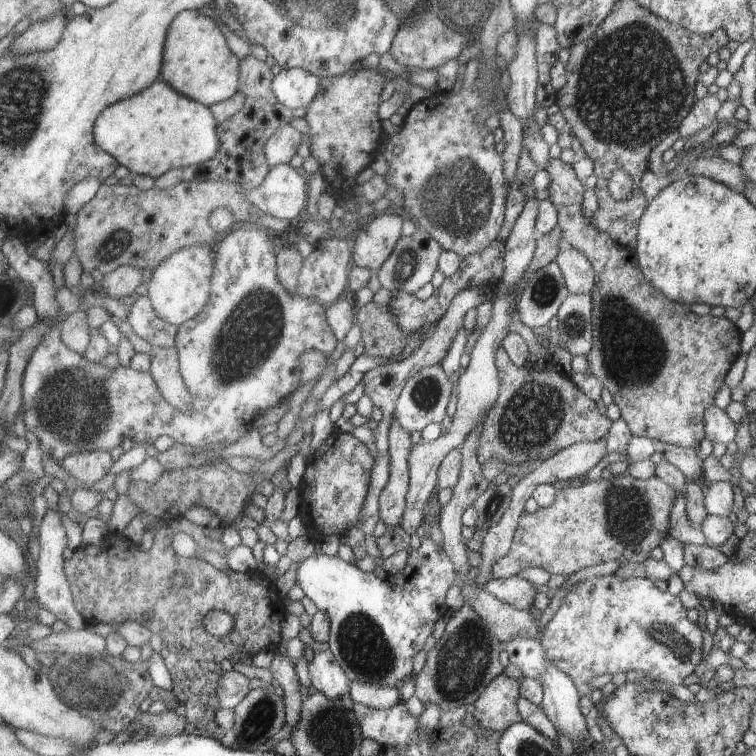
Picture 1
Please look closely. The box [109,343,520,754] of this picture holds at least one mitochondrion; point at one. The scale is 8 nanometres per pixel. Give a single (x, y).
(463, 662)

